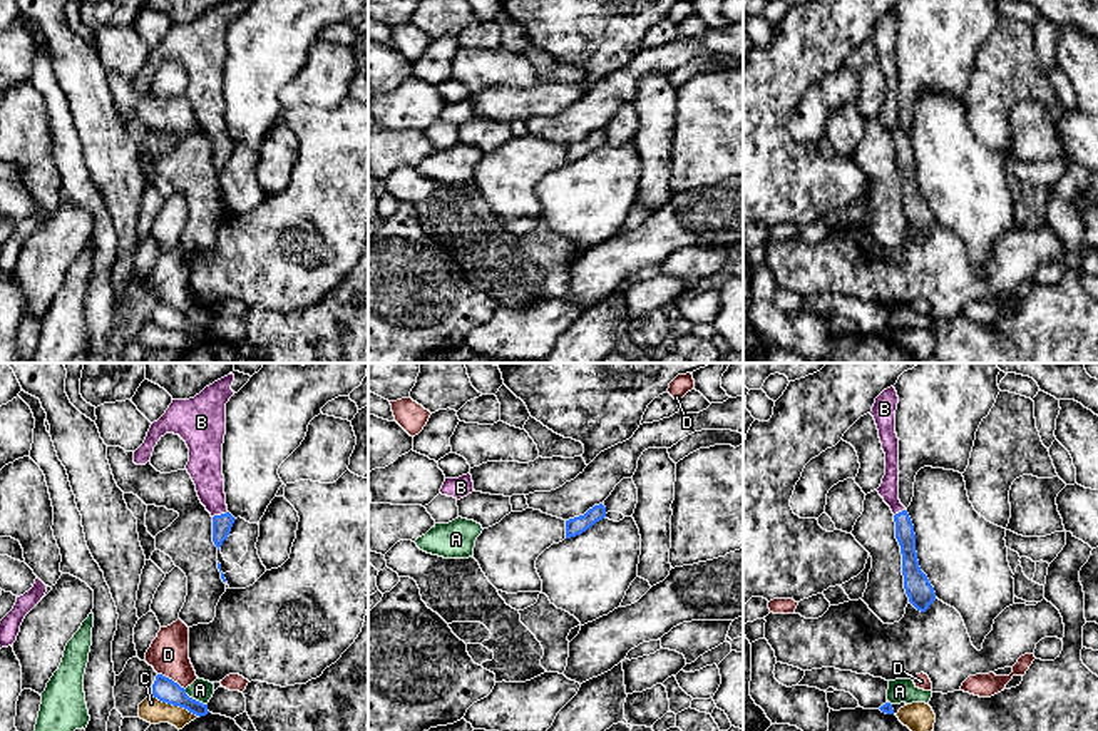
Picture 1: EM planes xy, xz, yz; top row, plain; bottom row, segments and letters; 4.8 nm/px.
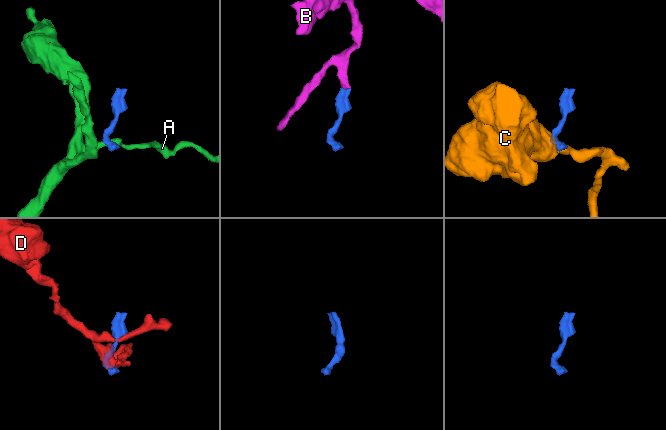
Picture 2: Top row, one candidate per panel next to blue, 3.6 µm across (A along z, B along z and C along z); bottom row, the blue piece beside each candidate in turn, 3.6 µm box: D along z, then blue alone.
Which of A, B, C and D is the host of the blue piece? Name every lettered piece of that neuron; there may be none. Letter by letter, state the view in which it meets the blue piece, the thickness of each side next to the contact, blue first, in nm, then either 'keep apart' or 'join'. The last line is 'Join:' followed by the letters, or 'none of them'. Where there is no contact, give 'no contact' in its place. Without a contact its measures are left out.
A: meets blue in xy; 110 nm thick on the blue side, 100 nm on the other; keep apart
B: meets blue in xy; 100 nm thick on the blue side, 170 nm on the other; join
C: meets blue in xy; 110 nm thick on the blue side, 120 nm on the other; keep apart
D: meets blue in xy; 110 nm thick on the blue side, 190 nm on the other; keep apart
Join: B

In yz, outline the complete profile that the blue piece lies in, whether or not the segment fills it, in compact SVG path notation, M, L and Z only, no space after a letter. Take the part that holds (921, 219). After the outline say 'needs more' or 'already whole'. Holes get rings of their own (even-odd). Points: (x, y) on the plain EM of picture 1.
M890 12L875 23L870 37L885 79L885 100L877 117L894 139L895 164L902 179L904 214L909 227L917 236L926 238L936 226L936 217L927 201L919 192L914 151L906 132L899 125L899 64L895 59L897 28L897 17Z | needs more

